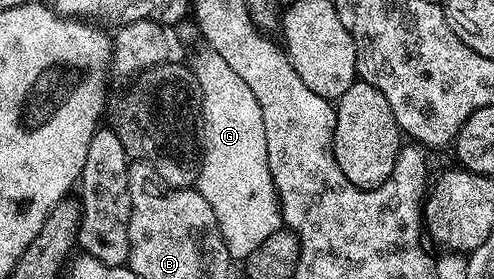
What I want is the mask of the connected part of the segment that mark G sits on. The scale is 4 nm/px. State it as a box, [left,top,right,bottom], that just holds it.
[191,46,282,258]

